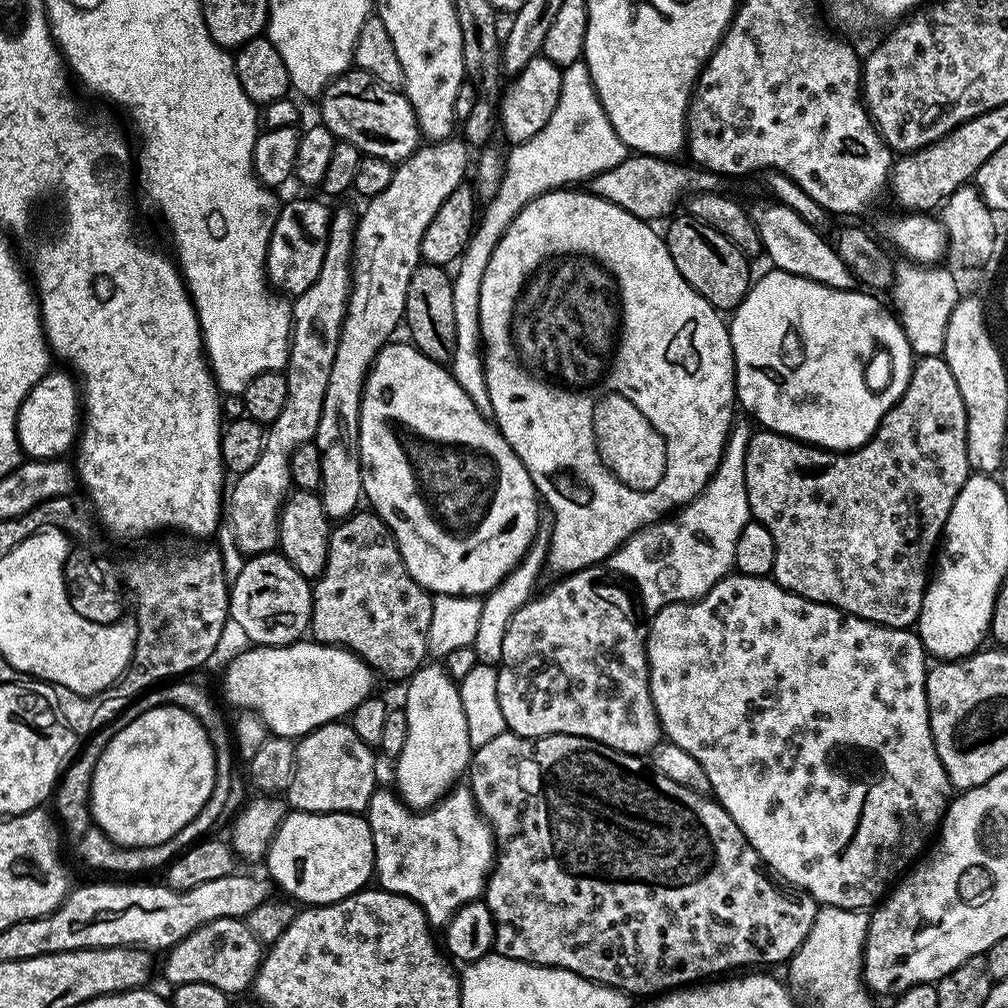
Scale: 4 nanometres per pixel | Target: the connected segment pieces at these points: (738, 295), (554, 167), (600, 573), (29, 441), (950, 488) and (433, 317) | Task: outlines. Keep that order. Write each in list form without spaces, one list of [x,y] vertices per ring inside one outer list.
[[[687,214],[680,215],[667,221],[669,224],[668,232],[666,231],[670,258],[674,258],[678,274],[682,274],[689,286],[698,294],[702,294],[702,298],[706,298],[706,302],[713,304],[717,310],[734,310],[740,305],[750,287],[749,257],[744,256],[742,250],[738,250],[738,246],[730,242],[730,238],[718,234],[718,230]]]
[[[583,59],[562,69],[562,90],[558,94],[558,106],[554,106],[554,114],[550,114],[550,122],[546,122],[534,138],[512,144],[510,150],[512,153],[507,153],[503,161],[504,176],[497,193],[487,203],[488,210],[485,214],[483,211],[483,219],[485,216],[501,222],[513,220],[534,198],[565,186],[579,185],[576,184],[579,180],[587,182],[602,170],[618,166],[618,162],[630,154],[610,118],[606,118],[606,110],[602,110],[602,102]]]
[[[607,566],[583,568],[580,572],[565,575],[557,580],[560,581],[549,592],[542,594],[540,592],[527,604],[522,605],[510,618],[509,625],[506,626],[505,637],[502,641],[502,656],[498,665],[498,706],[502,706],[505,729],[516,736],[538,737],[557,736],[558,734],[581,736],[631,756],[643,757],[644,752],[649,751],[648,753],[651,753],[661,743],[662,733],[660,731],[660,719],[654,710],[654,702],[650,694],[650,682],[648,681],[649,621],[642,611],[639,599],[631,591],[629,591],[630,593],[627,592],[627,588],[630,588],[629,581]]]
[[[49,371],[32,387],[30,394],[26,394],[18,410],[16,433],[20,451],[25,457],[55,460],[66,454],[63,452],[73,451],[82,423],[82,398],[78,393],[77,381],[67,371],[64,372]]]
[[[943,355],[922,356],[913,363],[910,382],[902,398],[898,398],[898,402],[882,418],[876,433],[862,447],[856,448],[853,452],[830,452],[826,448],[804,444],[801,440],[795,440],[777,432],[756,430],[752,433],[750,446],[744,457],[746,458],[746,498],[751,519],[755,523],[766,526],[766,530],[770,530],[770,535],[774,538],[776,557],[771,579],[781,584],[787,592],[793,592],[819,604],[829,604],[863,620],[869,620],[887,628],[911,629],[922,610],[924,589],[928,587],[930,569],[934,564],[934,553],[941,543],[946,518],[954,506],[954,498],[958,498],[962,486],[970,475],[966,458],[966,402],[962,402],[958,382],[954,382],[954,374],[950,374],[950,366],[944,361]]]
[[[420,263],[410,274],[410,286],[406,286],[406,306],[403,327],[408,327],[410,343],[435,364],[451,365],[456,345],[456,315],[454,314],[454,283],[448,276],[449,269],[438,264]]]

